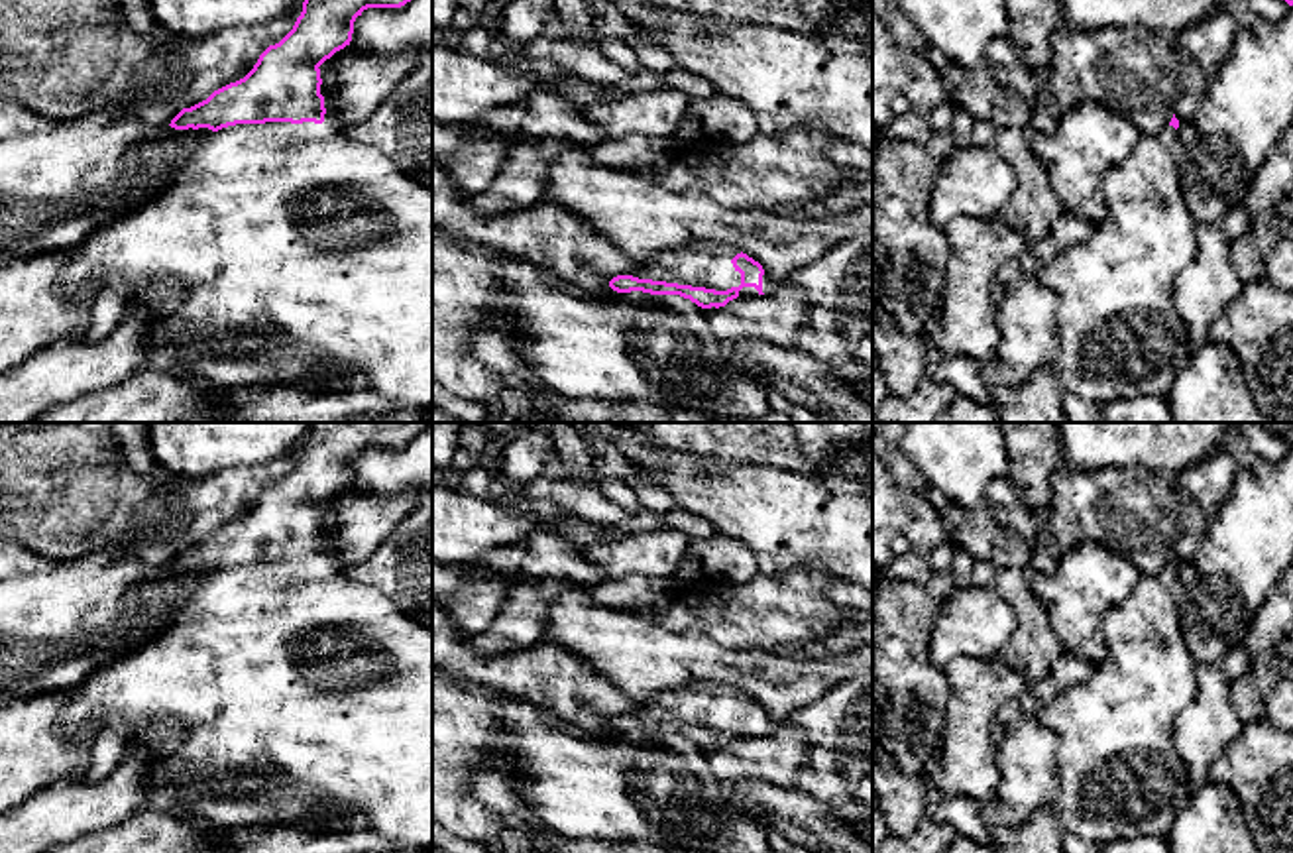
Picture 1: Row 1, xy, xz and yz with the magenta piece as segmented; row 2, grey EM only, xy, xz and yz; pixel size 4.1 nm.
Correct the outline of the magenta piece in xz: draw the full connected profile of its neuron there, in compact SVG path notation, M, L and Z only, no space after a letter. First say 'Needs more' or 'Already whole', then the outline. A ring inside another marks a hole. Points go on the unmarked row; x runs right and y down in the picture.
Needs more. M696 682L639 702L633 713L613 717L609 727L617 733L680 735L702 749L719 749L737 737L770 735L778 725L759 702L741 690L719 682Z

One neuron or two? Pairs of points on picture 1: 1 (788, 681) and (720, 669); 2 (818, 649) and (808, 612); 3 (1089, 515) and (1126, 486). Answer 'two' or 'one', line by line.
1: one
2: two
3: one

